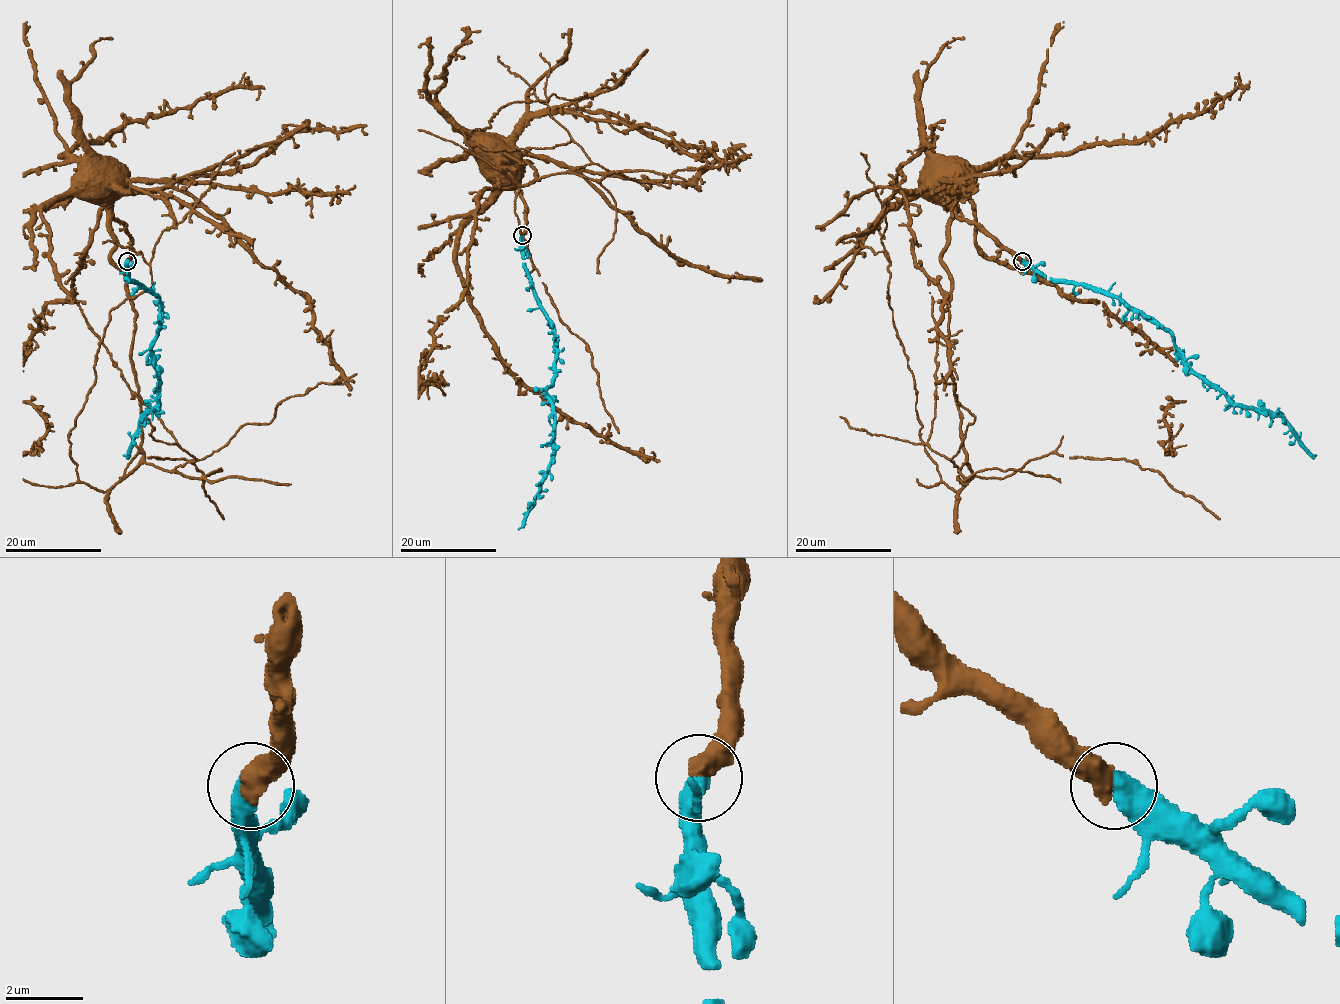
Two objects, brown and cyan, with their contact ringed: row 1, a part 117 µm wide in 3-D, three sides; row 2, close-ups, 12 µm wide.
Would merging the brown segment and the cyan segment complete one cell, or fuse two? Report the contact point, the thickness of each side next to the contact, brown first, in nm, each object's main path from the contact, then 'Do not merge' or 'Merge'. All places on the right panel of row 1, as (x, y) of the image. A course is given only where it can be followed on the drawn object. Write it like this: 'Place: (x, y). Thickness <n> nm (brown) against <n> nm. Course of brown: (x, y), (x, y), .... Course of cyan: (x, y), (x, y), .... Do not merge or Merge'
Place: (1022, 261). Thickness 600 nm (brown) against 600 nm. Course of brown: (1022, 261), (974, 223), (957, 215), (941, 194), (941, 170), (947, 165). Course of cyan: (1022, 261), (1046, 278), (1105, 291), (1156, 320), (1195, 372), (1235, 403), (1278, 414), (1316, 455). Merge

